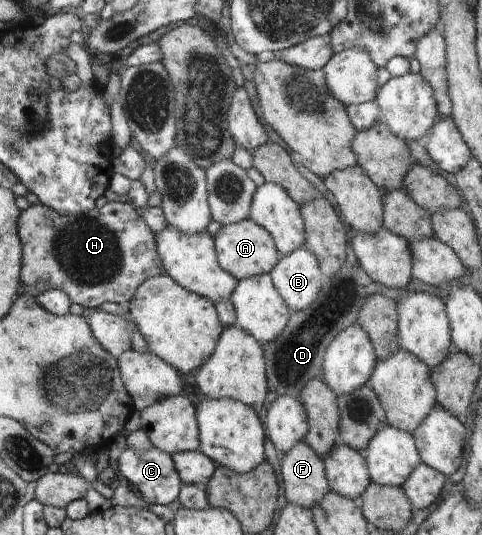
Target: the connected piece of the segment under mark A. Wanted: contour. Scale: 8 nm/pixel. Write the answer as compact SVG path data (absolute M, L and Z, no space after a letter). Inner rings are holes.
M250 218L240 221L240 223L221 225L218 234L213 238L220 267L238 281L270 274L280 258L270 233L263 227L256 225Z

